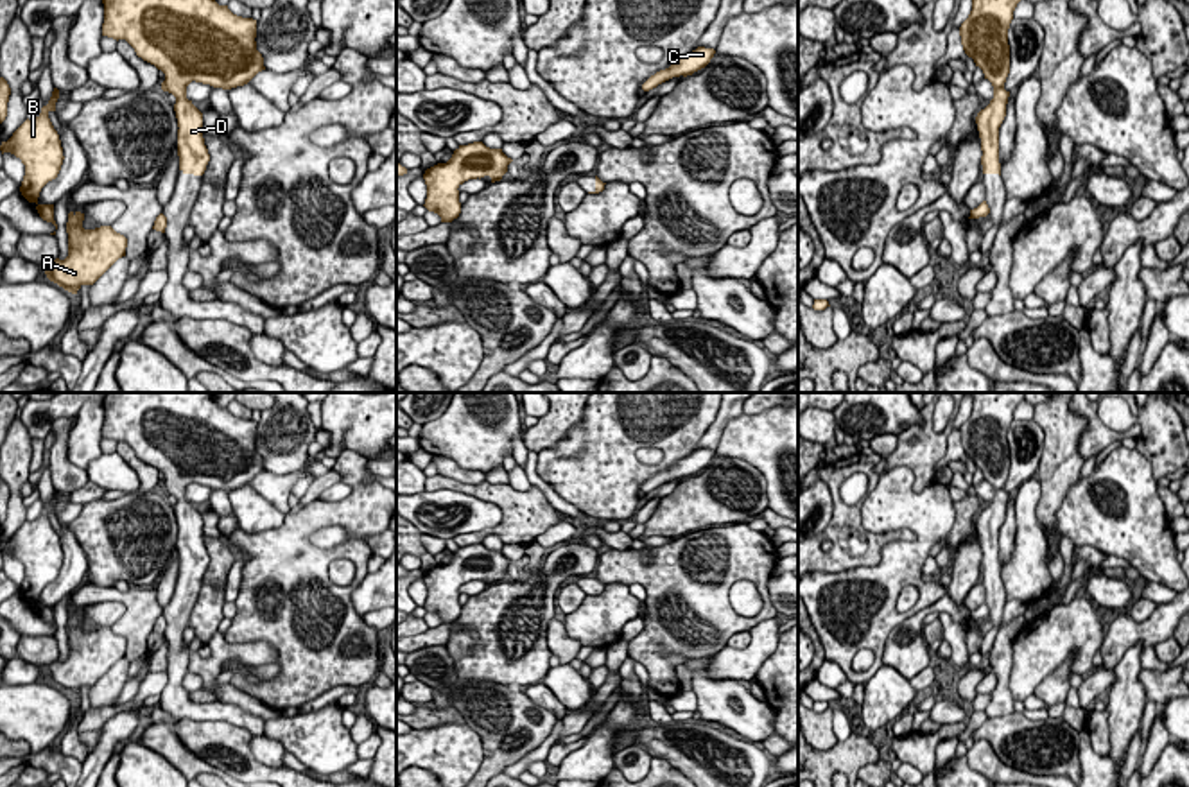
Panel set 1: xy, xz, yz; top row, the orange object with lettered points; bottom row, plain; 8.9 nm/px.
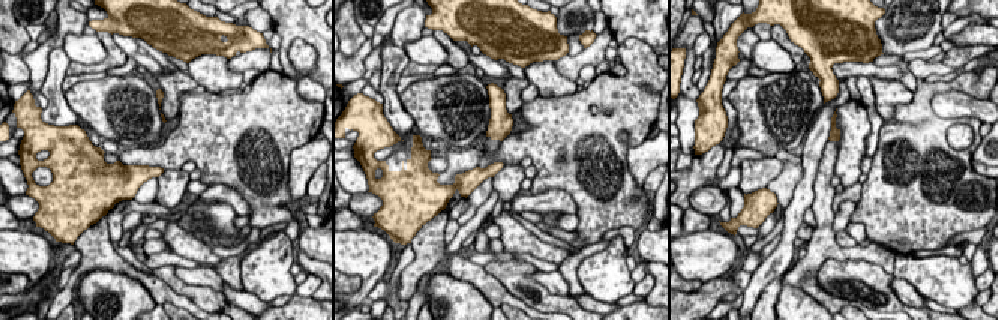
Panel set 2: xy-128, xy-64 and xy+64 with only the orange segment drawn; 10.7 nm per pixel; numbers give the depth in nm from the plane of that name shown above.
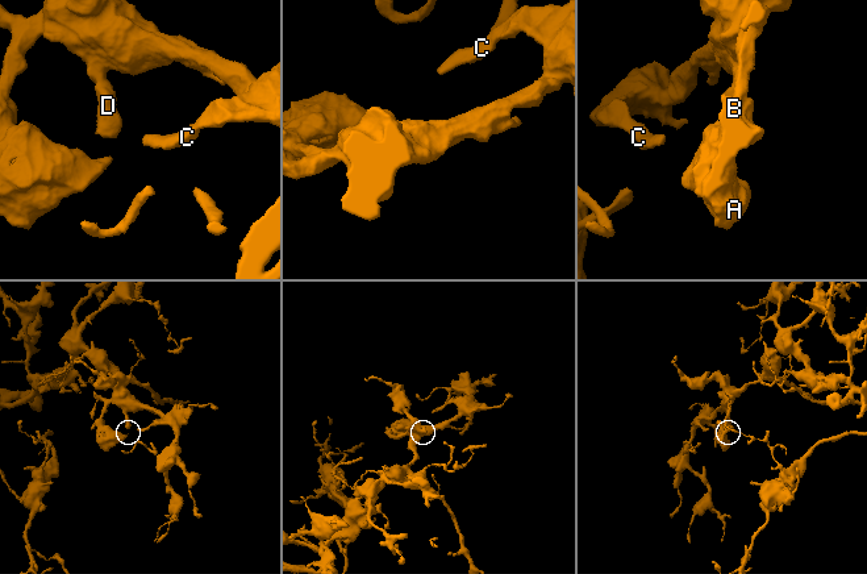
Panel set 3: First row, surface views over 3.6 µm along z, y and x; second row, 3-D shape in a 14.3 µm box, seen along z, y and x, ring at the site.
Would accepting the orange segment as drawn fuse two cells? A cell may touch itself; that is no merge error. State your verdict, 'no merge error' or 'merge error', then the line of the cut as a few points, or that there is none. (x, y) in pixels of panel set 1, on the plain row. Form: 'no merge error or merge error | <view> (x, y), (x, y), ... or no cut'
no merge error | no cut

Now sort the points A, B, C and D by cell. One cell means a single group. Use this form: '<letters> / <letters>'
A B C D

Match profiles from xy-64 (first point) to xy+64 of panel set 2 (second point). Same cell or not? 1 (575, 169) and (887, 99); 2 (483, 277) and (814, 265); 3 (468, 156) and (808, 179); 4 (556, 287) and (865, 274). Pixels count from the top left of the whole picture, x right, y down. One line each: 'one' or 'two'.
1: two
2: two
3: two
4: two

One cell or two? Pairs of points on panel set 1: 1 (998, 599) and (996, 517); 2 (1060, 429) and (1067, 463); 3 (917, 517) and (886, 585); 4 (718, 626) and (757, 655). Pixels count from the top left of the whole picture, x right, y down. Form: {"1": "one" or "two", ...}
{"1": "one", "2": "one", "3": "one", "4": "two"}

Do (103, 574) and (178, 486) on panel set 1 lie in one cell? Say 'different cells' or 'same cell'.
different cells

